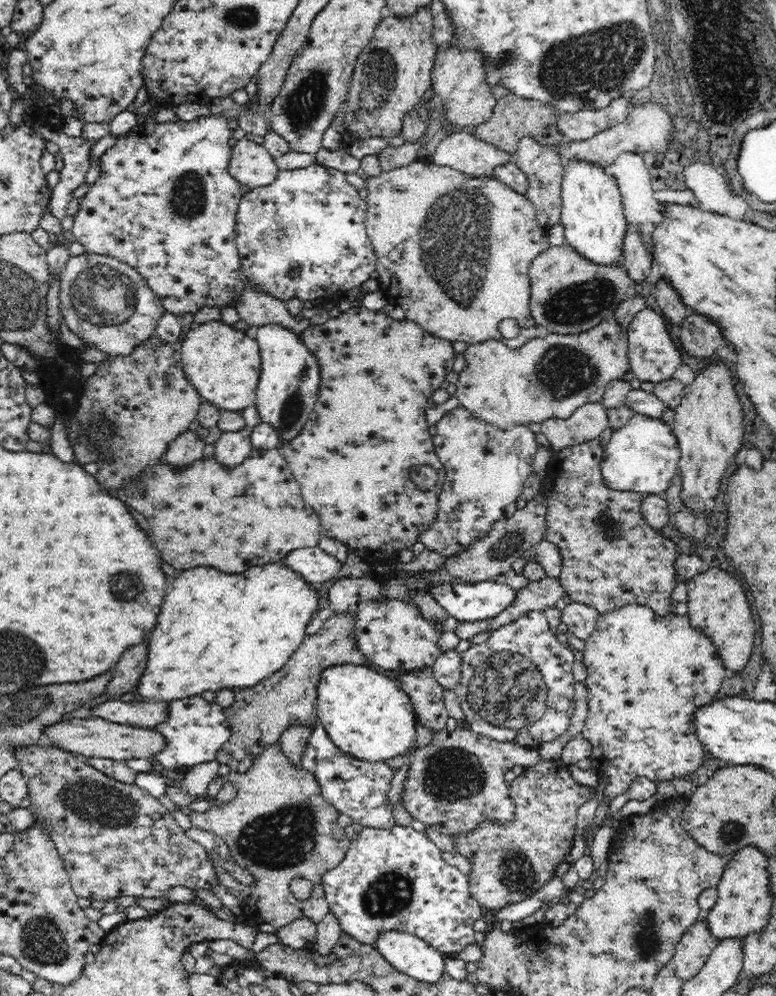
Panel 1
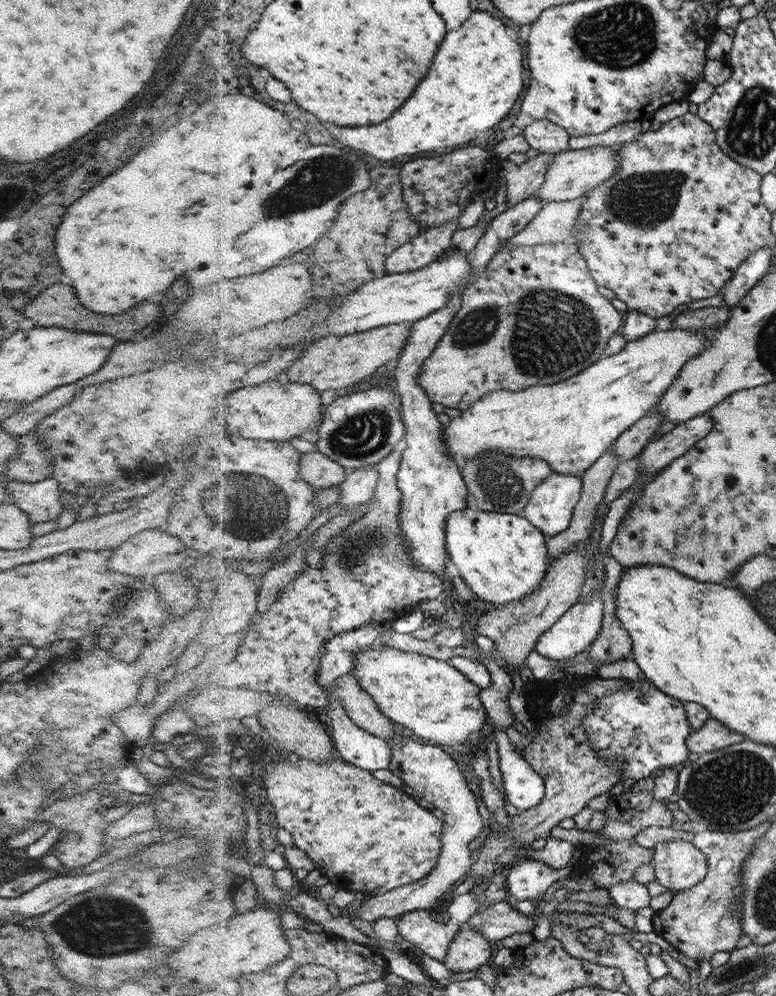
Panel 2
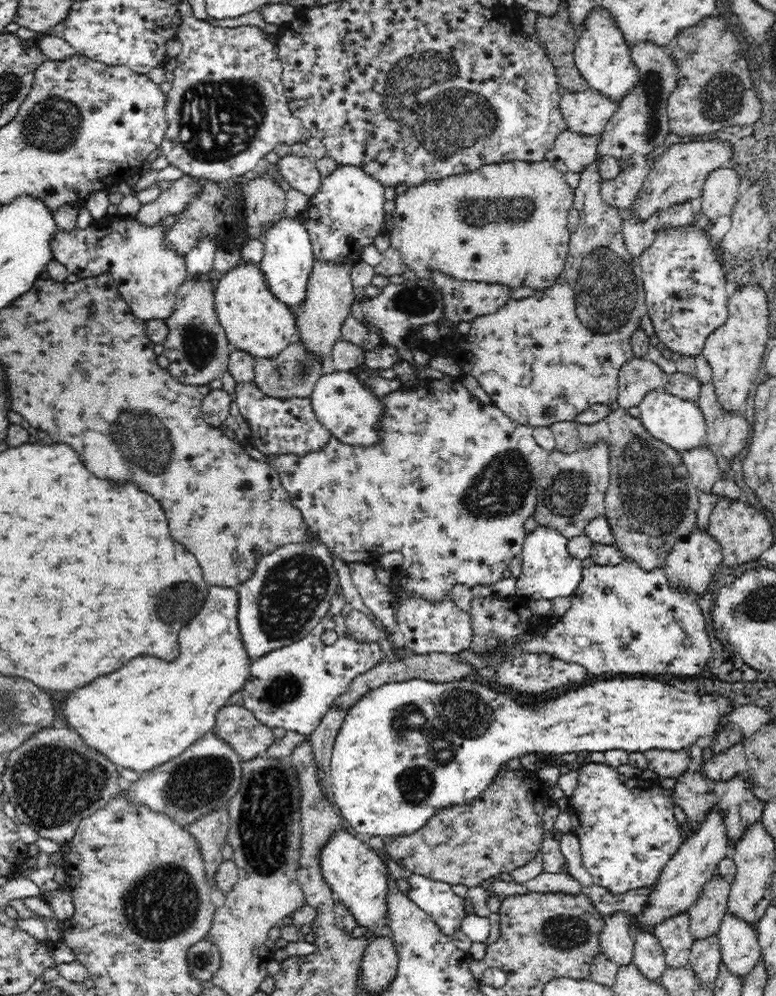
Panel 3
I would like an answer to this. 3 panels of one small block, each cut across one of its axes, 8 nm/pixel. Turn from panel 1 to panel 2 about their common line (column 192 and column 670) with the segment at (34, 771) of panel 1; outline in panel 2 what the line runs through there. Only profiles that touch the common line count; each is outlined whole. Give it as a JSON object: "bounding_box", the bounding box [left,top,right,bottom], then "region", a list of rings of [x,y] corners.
{"bounding_box":[649,839,710,892],"region":[[[676,839],[660,843],[649,851],[655,880],[675,892],[702,883],[710,865],[707,856],[691,842]]]}

